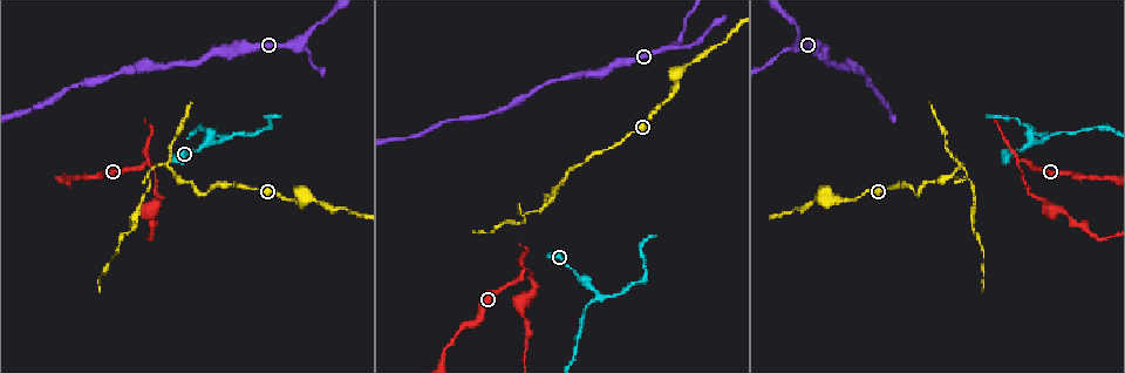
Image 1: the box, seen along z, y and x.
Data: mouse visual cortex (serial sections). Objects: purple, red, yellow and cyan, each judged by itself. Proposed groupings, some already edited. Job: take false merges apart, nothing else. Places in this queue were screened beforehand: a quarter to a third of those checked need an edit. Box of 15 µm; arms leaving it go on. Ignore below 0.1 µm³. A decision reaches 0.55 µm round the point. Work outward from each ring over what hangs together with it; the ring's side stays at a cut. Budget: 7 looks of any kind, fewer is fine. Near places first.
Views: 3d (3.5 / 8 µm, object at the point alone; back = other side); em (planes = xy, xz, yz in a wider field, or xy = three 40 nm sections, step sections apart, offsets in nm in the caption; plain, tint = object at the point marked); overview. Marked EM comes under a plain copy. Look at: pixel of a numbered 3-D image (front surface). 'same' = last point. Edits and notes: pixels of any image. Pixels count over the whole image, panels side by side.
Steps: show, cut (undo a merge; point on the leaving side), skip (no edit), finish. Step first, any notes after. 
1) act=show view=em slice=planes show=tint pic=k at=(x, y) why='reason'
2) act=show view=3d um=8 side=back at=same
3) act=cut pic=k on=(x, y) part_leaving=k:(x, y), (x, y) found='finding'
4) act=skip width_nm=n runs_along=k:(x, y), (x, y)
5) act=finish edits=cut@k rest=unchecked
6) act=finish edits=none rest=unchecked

act=show view=3d um=3.5 pic=1 at=(599, 292) why='branch point'

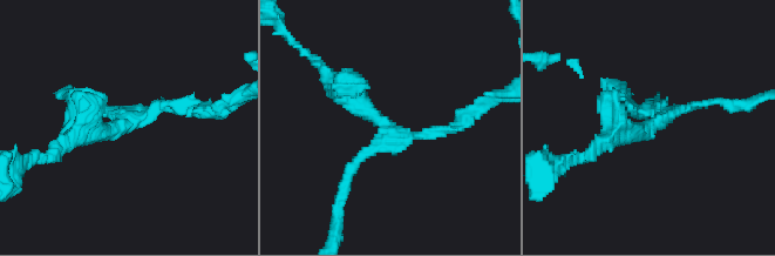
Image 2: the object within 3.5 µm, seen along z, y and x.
act=show view=em slice=xy step=1 show=tint pic=2 at=(386, 131)

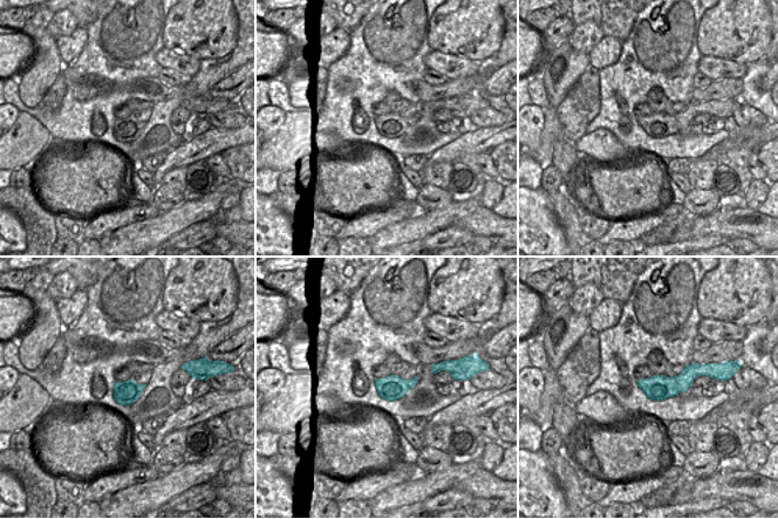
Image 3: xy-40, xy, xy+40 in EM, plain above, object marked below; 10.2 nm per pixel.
act=skip width_nm=260 runs_along=2:(331, 79), (399, 139), (456, 123) found='all the same cell'

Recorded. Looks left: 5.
act=show view=3d um=3.5 pic=1 at=(150, 158) why='abrupt turn'

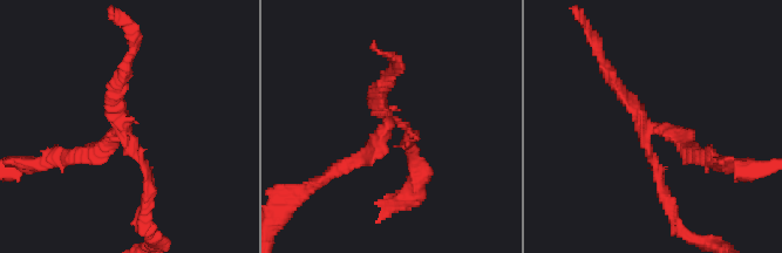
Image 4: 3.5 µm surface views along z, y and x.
act=show view=em slice=planes show=tint pic=4 at=(385, 121)

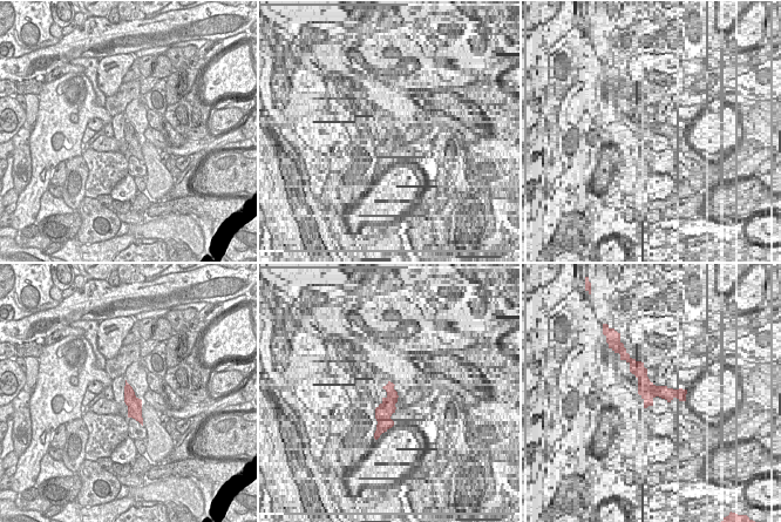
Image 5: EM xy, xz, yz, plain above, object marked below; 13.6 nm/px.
act=skip width_nm=200 runs_along=4:(337, 168), (376, 146), (387, 116), (409, 137) found='all the same cell'

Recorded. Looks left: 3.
act=show view=em slice=xy step=5 show=tint pic=1 at=(202, 193) why='sharp bend'

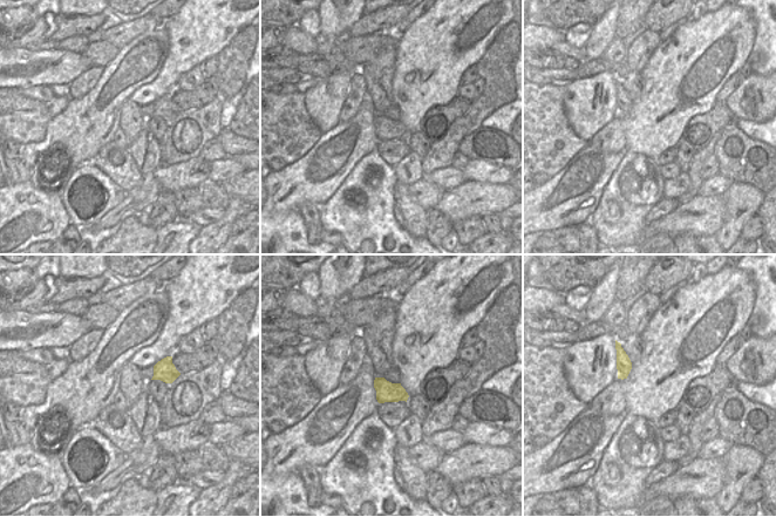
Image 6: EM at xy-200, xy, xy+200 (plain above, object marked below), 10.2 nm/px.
act=show view=3d um=3.5 at=same

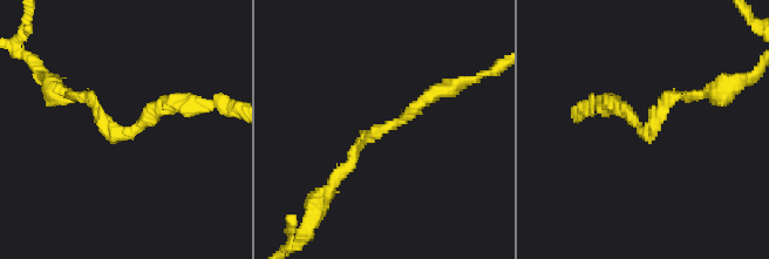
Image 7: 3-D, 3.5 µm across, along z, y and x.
act=skip found='one cell here'

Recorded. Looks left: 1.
act=finish edits=none rest=unchecked

